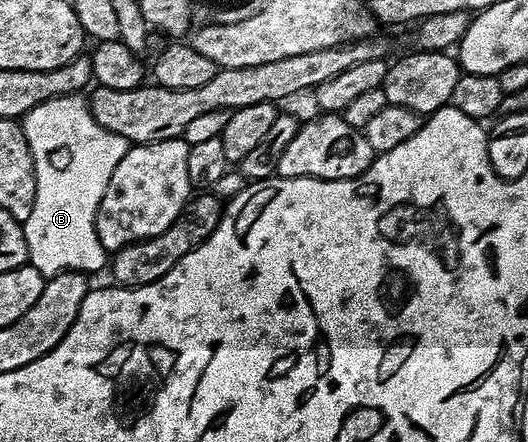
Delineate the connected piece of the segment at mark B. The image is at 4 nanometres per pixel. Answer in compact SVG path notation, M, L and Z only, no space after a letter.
M82 94L57 97L37 105L28 115L23 116L21 126L35 166L33 213L29 213L29 217L22 223L30 266L45 277L59 275L63 271L92 273L102 267L104 270L109 263L109 253L95 232L95 214L109 185L109 177L113 177L113 169L117 169L121 157L125 157L129 146L127 139L97 125L88 100Z

